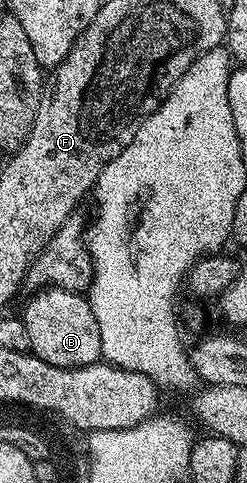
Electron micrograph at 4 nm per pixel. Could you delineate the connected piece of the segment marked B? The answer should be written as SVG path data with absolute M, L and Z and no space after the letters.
M43 287L36 293L39 294L21 310L25 331L29 331L31 353L53 367L81 369L86 365L96 364L103 356L101 351L101 327L97 327L97 319L91 310L90 300L84 294L74 293L68 289Z

